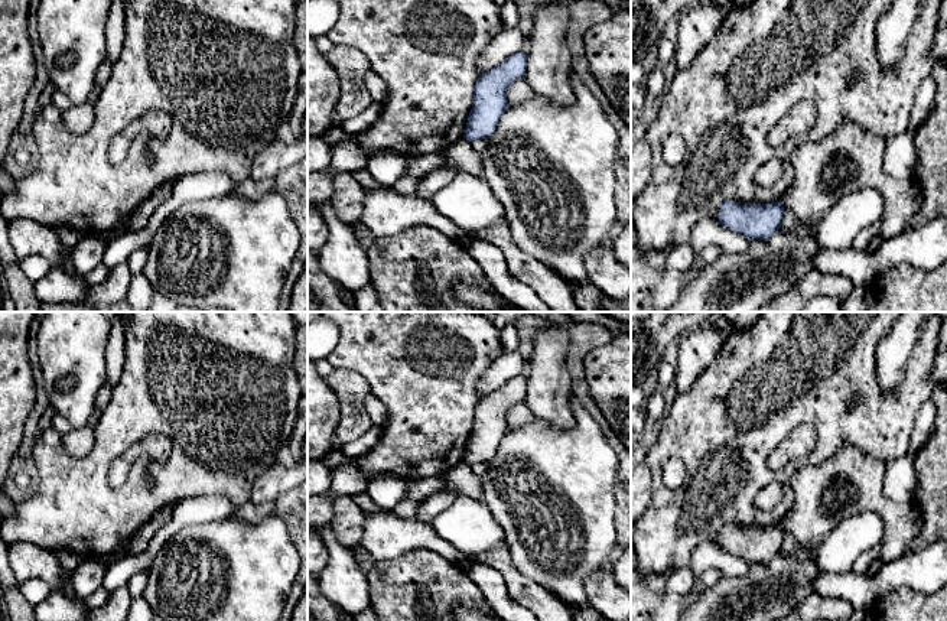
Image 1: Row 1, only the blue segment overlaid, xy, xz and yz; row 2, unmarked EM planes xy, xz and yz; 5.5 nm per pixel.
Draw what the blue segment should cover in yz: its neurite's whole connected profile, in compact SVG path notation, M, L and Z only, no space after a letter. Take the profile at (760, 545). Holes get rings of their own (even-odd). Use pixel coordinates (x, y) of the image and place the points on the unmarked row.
M725 524L719 533L717 544L722 550L752 563L769 563L782 549L784 529L772 527L742 529Z

